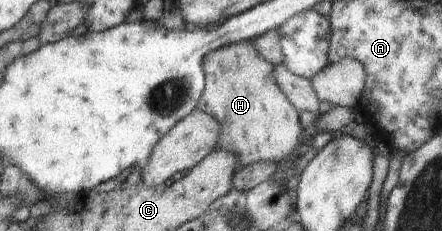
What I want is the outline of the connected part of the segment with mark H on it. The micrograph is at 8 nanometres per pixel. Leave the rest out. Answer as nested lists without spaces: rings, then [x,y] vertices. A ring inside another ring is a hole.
[[[239,41],[234,43],[227,43],[211,52],[208,52],[203,57],[203,64],[206,85],[204,86],[203,94],[199,99],[197,108],[200,111],[208,112],[212,114],[220,123],[221,123],[221,134],[220,134],[220,142],[219,147],[225,148],[228,151],[236,154],[236,157],[240,160],[240,168],[245,165],[256,163],[256,162],[274,162],[275,164],[279,164],[281,161],[284,161],[289,154],[291,154],[291,158],[294,157],[292,152],[295,152],[298,148],[298,144],[301,141],[301,131],[303,130],[301,123],[299,122],[299,117],[297,115],[298,110],[290,103],[290,100],[285,96],[285,93],[282,91],[282,88],[279,88],[279,85],[276,83],[274,79],[274,65],[270,62],[267,62],[258,52],[257,49],[253,46],[253,41]]]

